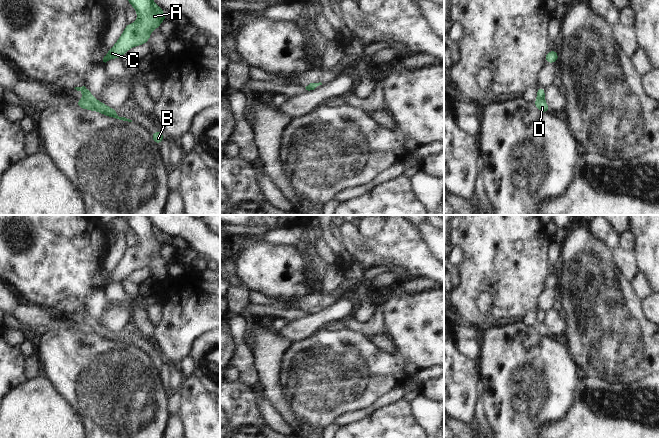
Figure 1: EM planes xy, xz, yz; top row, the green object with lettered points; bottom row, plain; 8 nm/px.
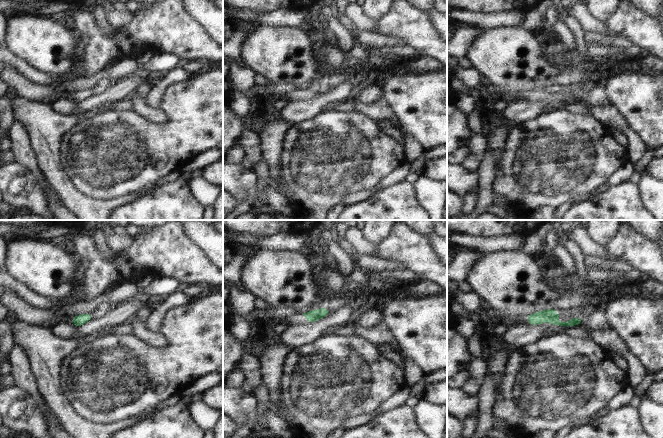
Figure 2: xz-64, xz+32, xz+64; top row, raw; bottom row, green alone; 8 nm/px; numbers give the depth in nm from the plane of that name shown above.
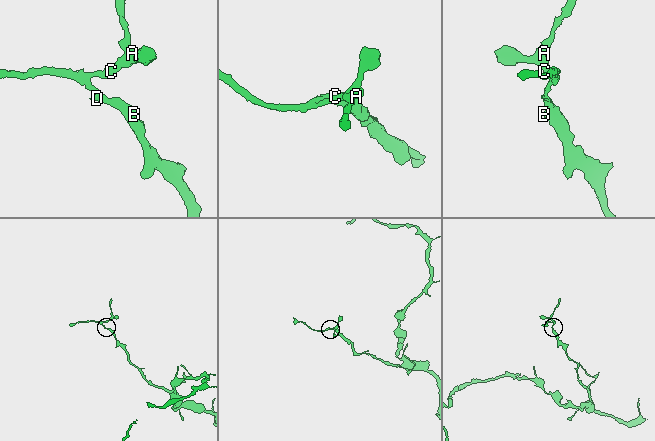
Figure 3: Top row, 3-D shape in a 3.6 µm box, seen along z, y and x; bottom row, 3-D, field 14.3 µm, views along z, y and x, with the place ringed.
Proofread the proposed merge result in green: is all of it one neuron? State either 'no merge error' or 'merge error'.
merge error

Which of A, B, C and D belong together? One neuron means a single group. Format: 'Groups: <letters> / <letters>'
Groups: A C / B D

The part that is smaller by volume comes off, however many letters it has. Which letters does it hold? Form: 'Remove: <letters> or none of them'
Remove: A, C

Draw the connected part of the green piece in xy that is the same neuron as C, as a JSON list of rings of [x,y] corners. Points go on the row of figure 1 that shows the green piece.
[[[128,0],[138,14],[133,24],[127,24],[116,44],[104,56],[103,62],[121,58],[130,48],[148,42],[151,31],[160,28],[160,23],[167,18],[153,0]]]

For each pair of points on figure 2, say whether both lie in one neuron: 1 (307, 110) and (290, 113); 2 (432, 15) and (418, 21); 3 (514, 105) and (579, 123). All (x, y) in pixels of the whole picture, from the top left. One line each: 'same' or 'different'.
1: same
2: different
3: different

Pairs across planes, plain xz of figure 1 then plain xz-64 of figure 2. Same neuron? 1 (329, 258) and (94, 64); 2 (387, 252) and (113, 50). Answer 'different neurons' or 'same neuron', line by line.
1: different neurons
2: same neuron

